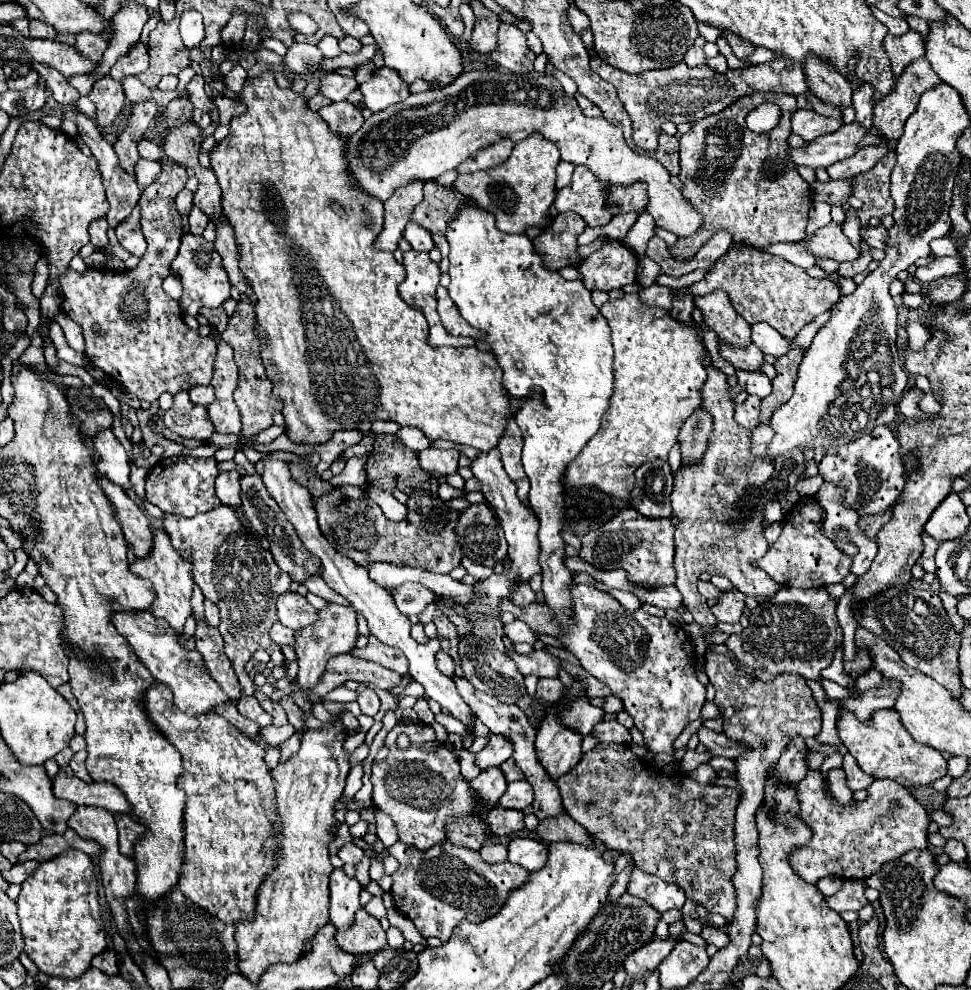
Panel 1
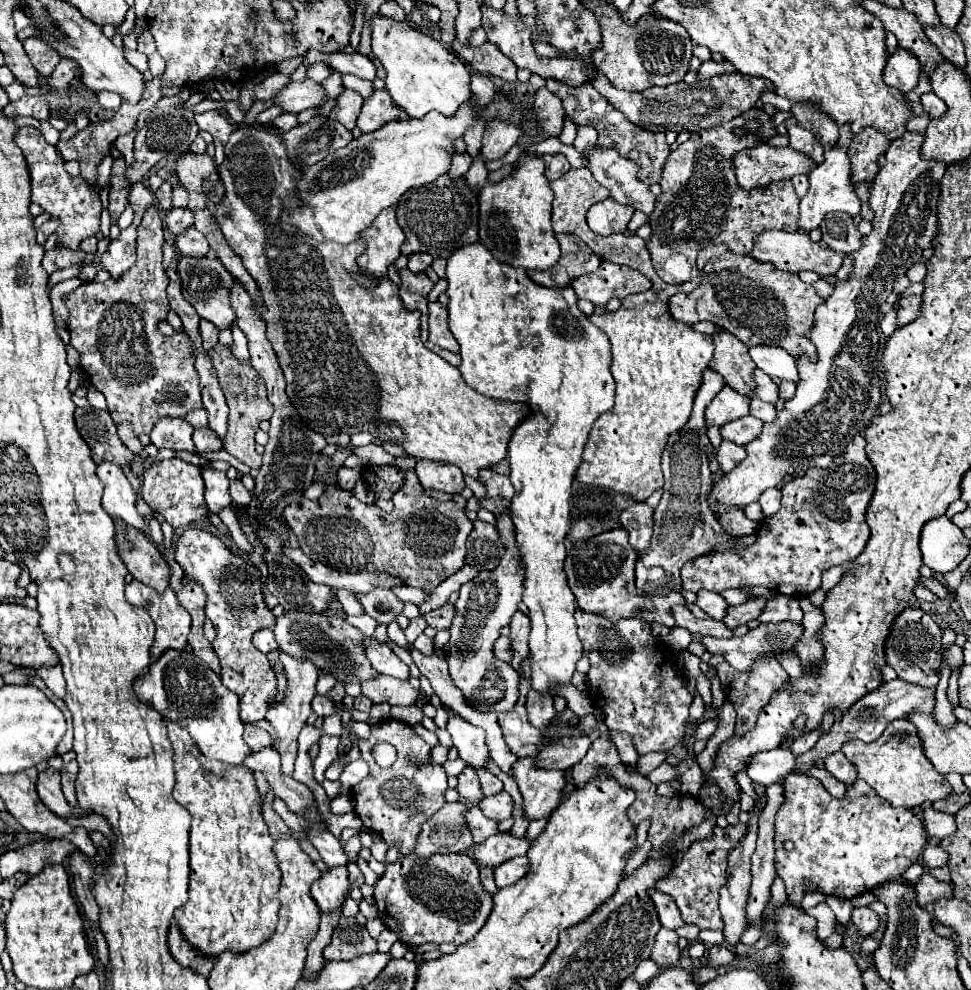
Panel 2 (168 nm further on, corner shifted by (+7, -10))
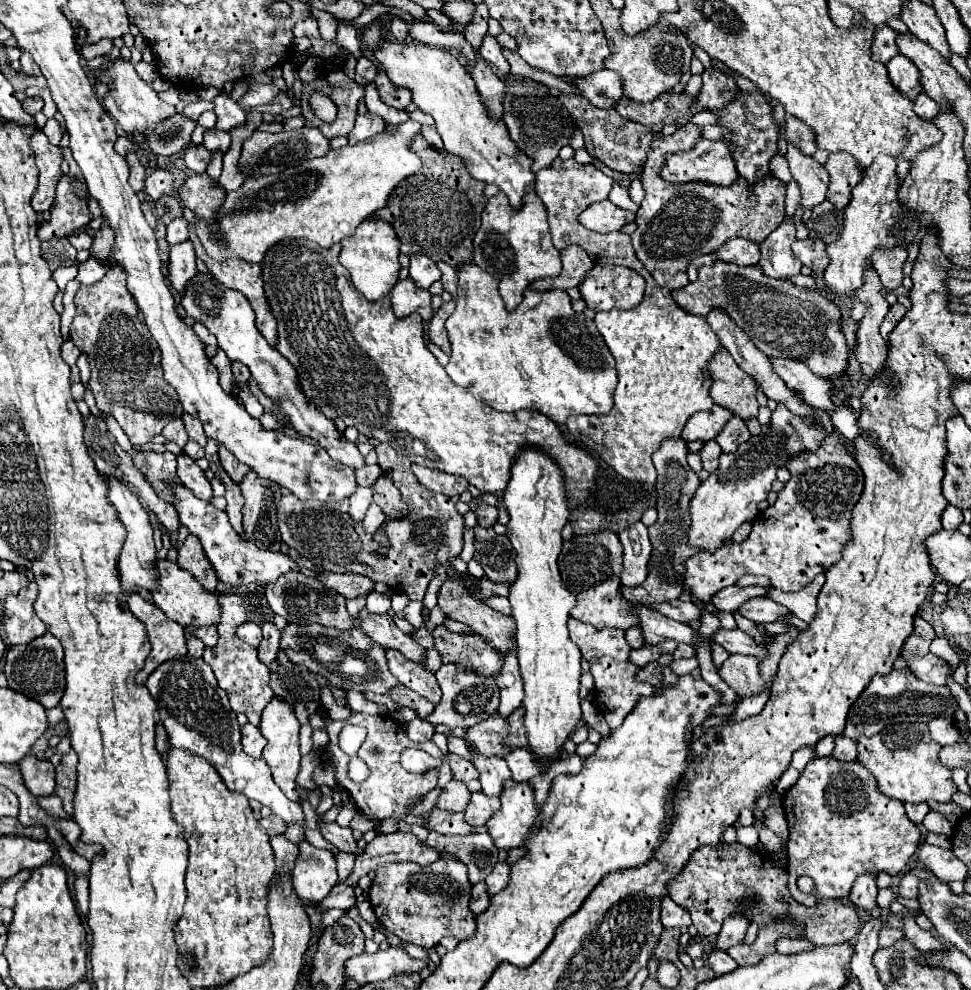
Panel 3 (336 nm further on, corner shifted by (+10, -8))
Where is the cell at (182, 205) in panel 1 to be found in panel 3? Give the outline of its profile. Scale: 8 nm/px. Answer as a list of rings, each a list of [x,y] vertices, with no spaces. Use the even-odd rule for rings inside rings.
[[[174,218],[168,224],[168,236],[166,236],[166,240],[170,242],[170,246],[188,240],[188,222],[184,218]]]

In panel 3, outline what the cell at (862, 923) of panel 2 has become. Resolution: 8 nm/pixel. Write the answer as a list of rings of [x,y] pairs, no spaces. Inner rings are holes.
[[[862,874],[852,886],[848,902],[866,912],[872,912],[872,910],[876,910],[876,894],[878,894],[876,878],[870,874]]]

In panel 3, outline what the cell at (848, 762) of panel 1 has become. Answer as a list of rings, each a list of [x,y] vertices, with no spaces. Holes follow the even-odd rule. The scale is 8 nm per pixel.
[[[838,736],[832,756],[834,756],[836,760],[840,760],[840,762],[854,762],[854,760],[856,760],[856,740]]]

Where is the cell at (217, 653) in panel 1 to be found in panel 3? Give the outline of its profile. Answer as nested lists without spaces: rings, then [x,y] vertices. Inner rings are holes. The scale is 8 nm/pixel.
[[[186,536],[182,548],[178,550],[178,566],[186,568],[204,588],[210,588],[210,592],[216,592],[218,582],[216,582],[216,574],[214,568],[210,564],[210,560],[206,558],[202,544],[196,536]]]

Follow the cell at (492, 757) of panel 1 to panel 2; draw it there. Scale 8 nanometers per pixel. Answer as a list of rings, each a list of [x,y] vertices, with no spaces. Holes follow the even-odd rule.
[[[467,766],[459,776],[457,776],[459,784],[457,784],[457,792],[459,792],[459,802],[467,804],[467,806],[477,806],[479,800],[483,798],[481,794],[481,786],[477,782],[475,776],[475,768]]]

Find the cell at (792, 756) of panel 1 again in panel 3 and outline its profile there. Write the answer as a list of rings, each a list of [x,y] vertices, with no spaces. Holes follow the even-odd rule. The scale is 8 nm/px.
[[[730,916],[730,920],[722,924],[722,930],[716,940],[716,950],[728,950],[730,946],[742,942],[748,926],[750,926],[750,920],[746,920],[746,916]]]

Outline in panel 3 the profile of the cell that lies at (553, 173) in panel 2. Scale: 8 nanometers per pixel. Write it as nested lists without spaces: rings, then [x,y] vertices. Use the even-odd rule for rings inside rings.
[[[498,74],[506,82],[506,128],[518,146],[520,152],[530,156],[532,160],[532,172],[538,172],[542,168],[548,168],[556,158],[562,146],[570,142],[574,122],[564,106],[558,104],[558,100],[548,94],[548,88],[542,82],[536,82],[532,78],[520,78],[512,74]]]

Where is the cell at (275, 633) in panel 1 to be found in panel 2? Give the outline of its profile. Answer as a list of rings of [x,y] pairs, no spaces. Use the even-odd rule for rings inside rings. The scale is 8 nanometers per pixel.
[[[269,628],[255,632],[255,634],[253,634],[253,644],[255,644],[255,648],[259,648],[259,650],[265,652],[265,654],[271,652],[271,650],[277,650],[275,636],[273,636],[273,632],[271,632]]]

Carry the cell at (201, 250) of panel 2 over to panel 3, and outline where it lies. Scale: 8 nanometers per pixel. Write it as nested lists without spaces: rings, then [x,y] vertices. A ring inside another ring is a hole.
[[[190,240],[170,248],[170,282],[182,294],[186,282],[196,274],[196,252]]]

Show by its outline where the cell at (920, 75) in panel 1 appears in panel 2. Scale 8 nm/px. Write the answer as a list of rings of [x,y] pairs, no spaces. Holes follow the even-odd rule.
[[[863,130],[851,140],[849,160],[853,186],[859,186],[861,182],[873,182],[879,170],[877,158],[885,154],[887,148],[889,142],[885,142],[885,136],[877,134],[877,130]]]

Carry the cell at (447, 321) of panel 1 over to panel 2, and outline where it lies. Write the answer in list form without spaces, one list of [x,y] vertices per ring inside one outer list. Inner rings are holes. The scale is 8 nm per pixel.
[[[431,302],[429,304],[429,340],[437,344],[439,348],[445,348],[449,352],[459,352],[457,340],[449,334],[447,326],[447,306],[441,302]]]

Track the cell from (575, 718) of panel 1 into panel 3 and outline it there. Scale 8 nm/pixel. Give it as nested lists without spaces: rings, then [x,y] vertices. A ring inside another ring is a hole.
[[[494,712],[494,716],[488,716],[486,720],[482,720],[482,724],[468,728],[464,740],[486,756],[506,756],[506,752],[512,752],[512,748],[506,748],[506,744],[502,744],[502,740],[506,740],[506,732],[510,732],[508,720],[502,720],[502,716]]]

